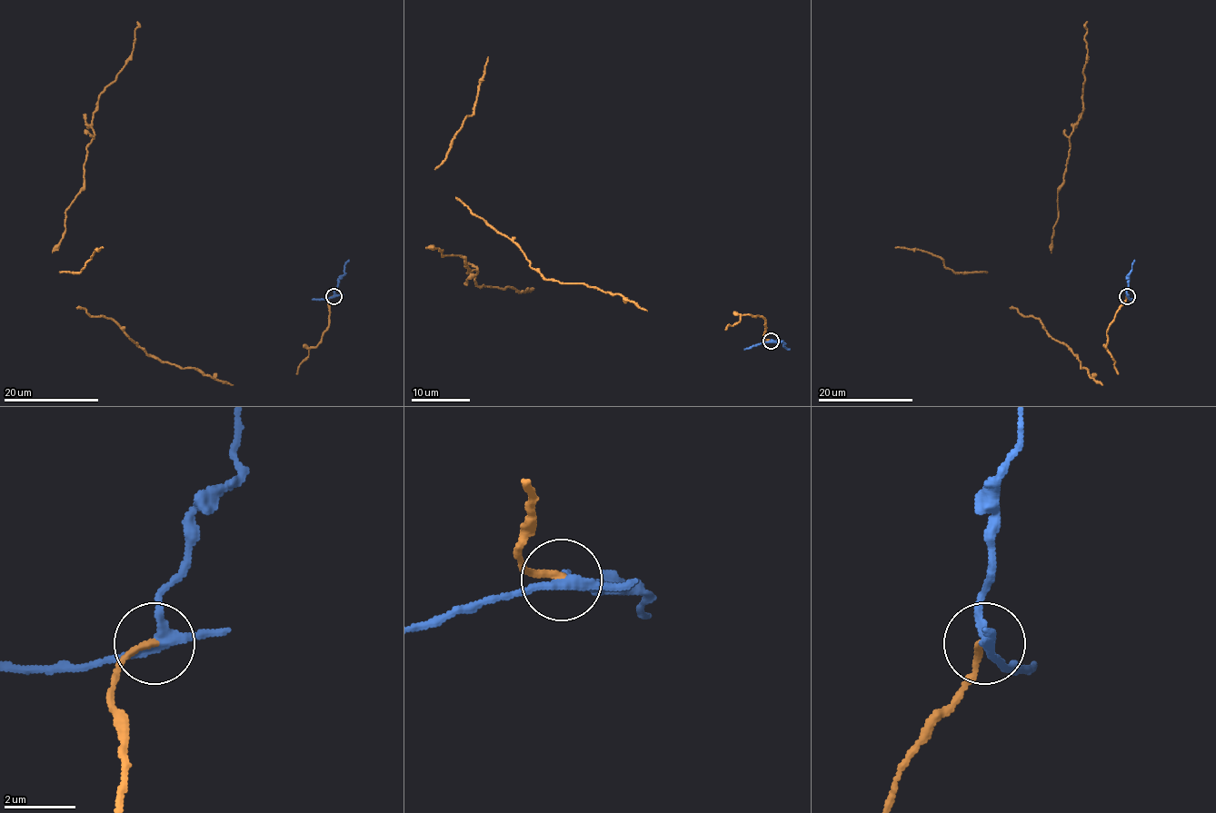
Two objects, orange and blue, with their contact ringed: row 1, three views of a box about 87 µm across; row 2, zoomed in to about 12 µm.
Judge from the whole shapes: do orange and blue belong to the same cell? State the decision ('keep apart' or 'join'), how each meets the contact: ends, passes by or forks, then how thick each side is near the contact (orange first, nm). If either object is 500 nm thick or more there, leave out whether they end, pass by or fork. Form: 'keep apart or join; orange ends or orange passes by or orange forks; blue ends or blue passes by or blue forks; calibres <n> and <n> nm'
keep apart; orange ends; blue forks; calibres 180 and 240 nm

